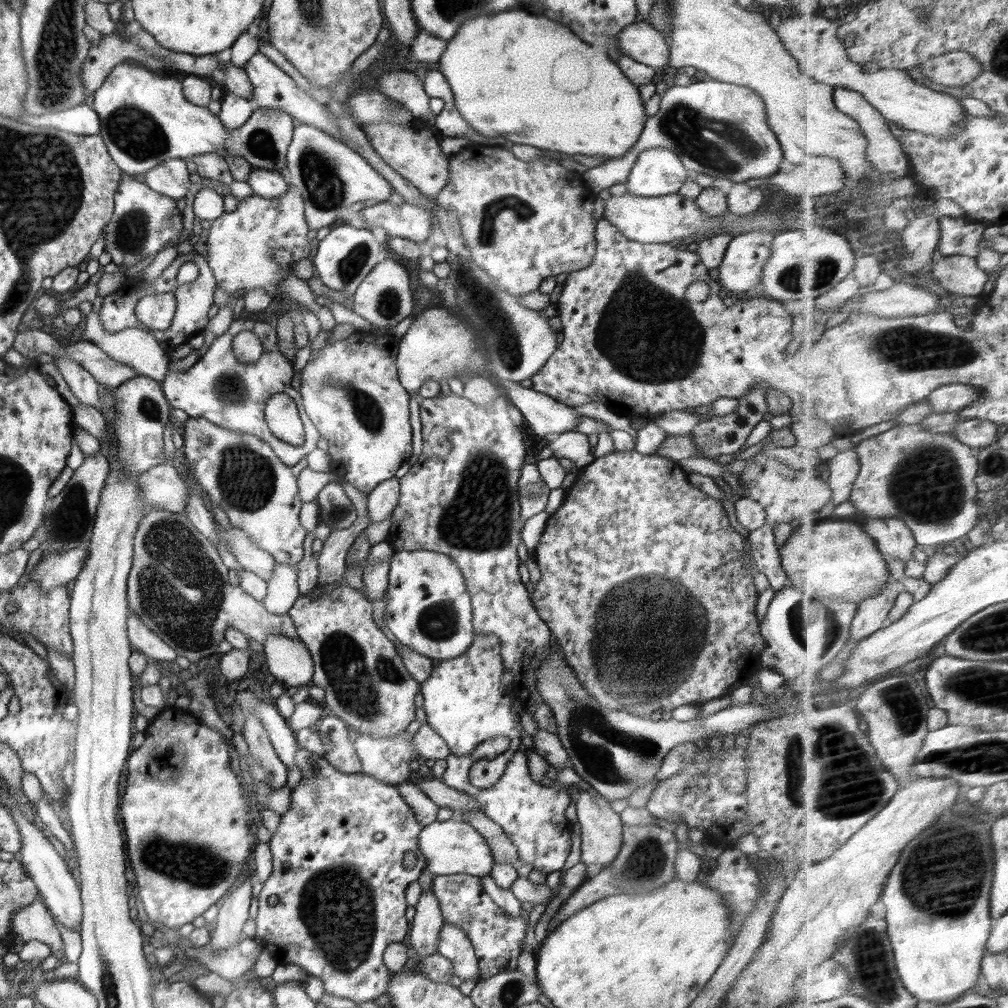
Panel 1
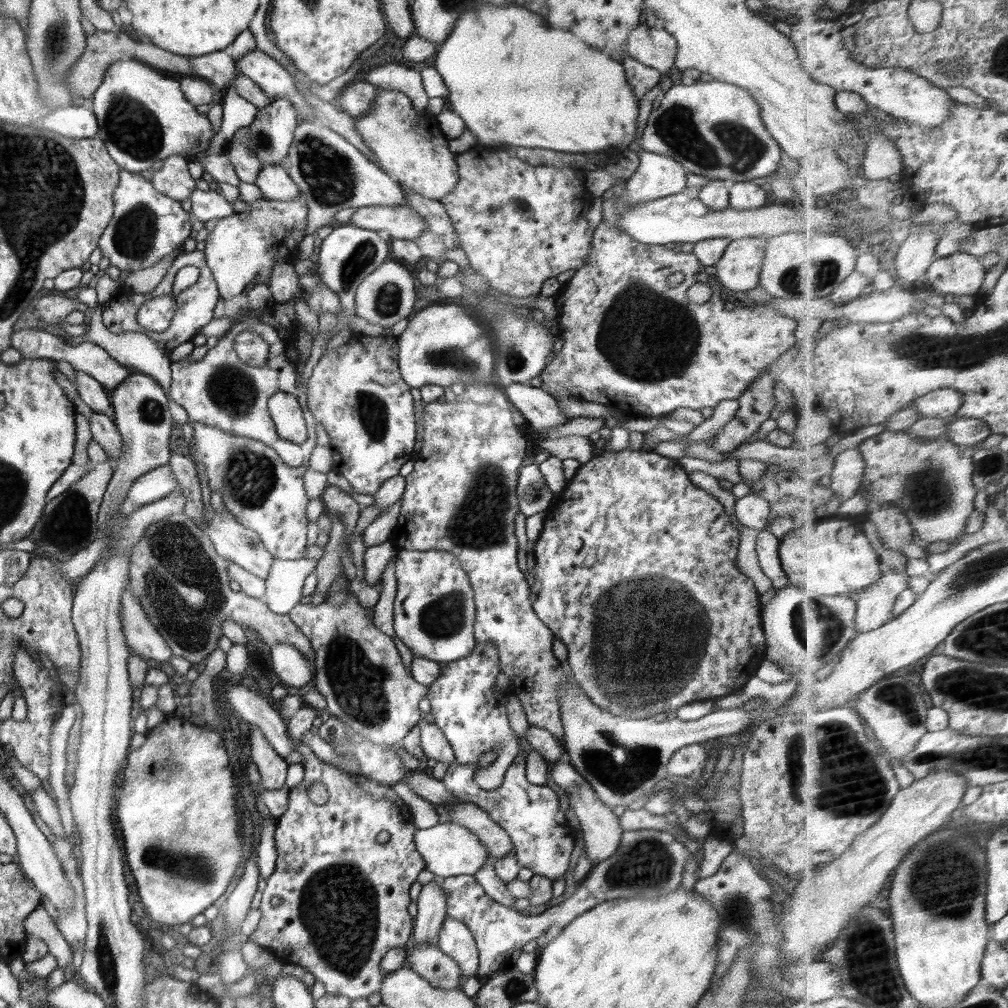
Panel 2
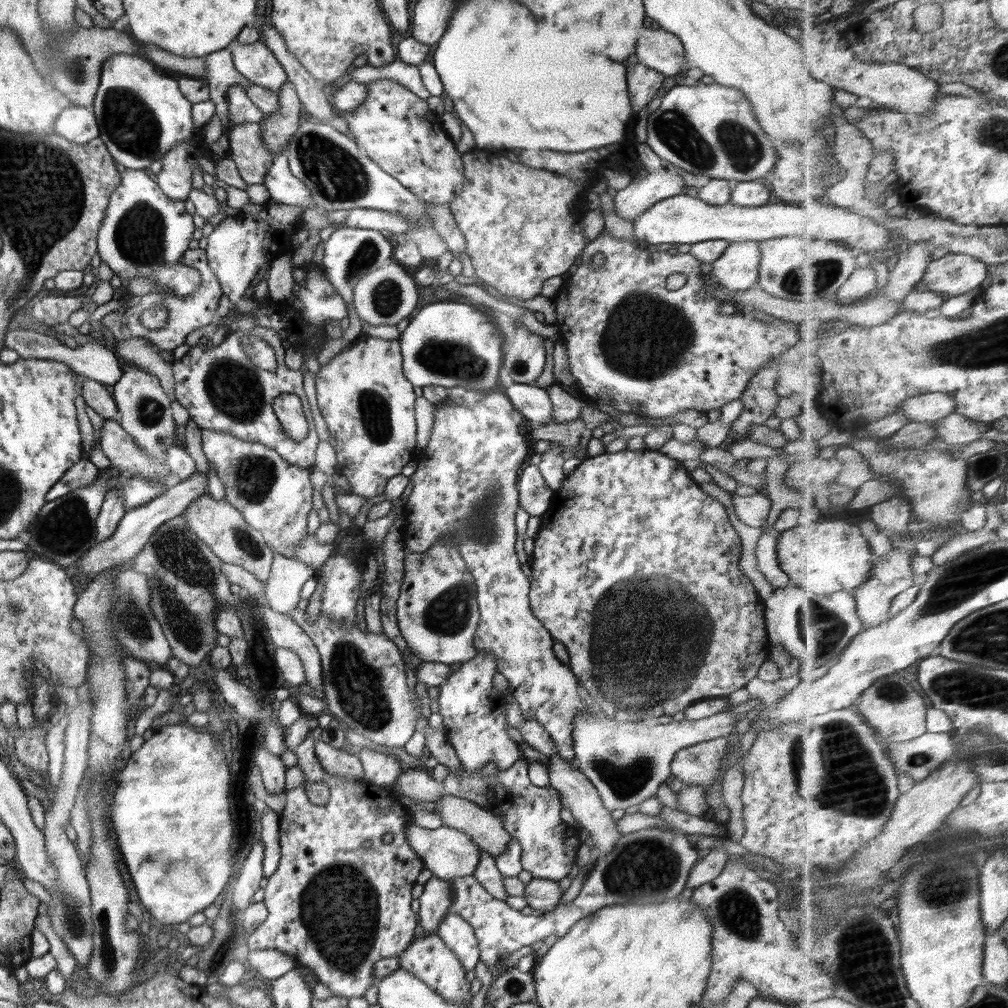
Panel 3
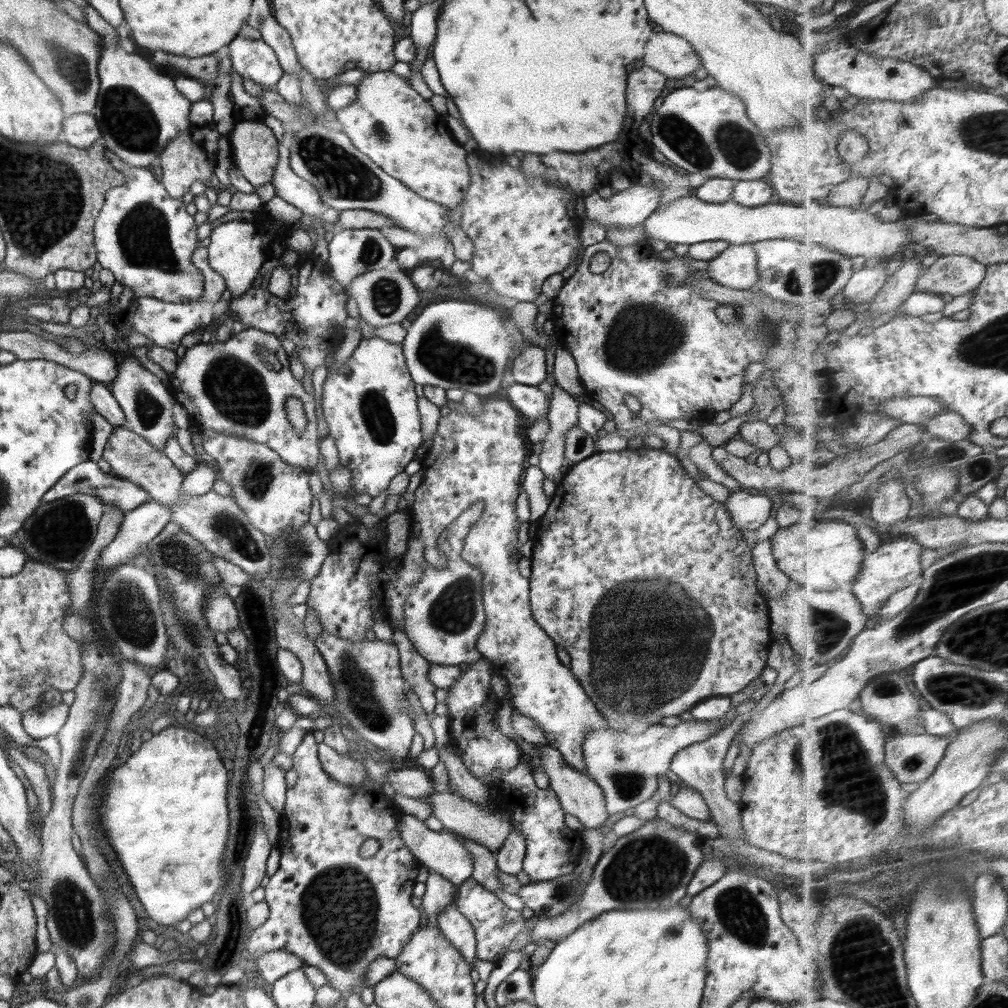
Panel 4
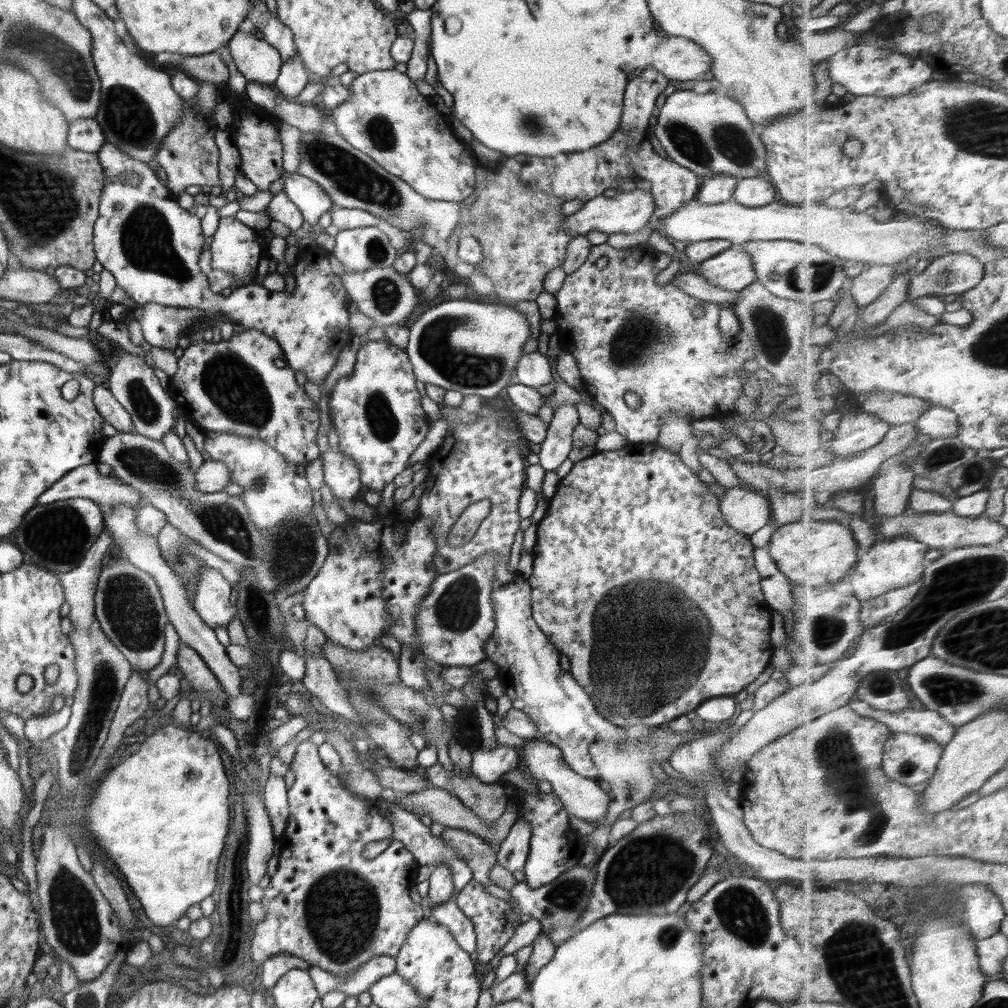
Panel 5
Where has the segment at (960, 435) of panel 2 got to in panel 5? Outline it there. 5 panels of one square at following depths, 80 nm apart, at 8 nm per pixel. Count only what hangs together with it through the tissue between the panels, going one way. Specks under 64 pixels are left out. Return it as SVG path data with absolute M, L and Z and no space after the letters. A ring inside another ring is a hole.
M932 405L931 409L928 409L915 423L922 435L926 434L932 439L958 437L963 429L959 414L942 405Z

